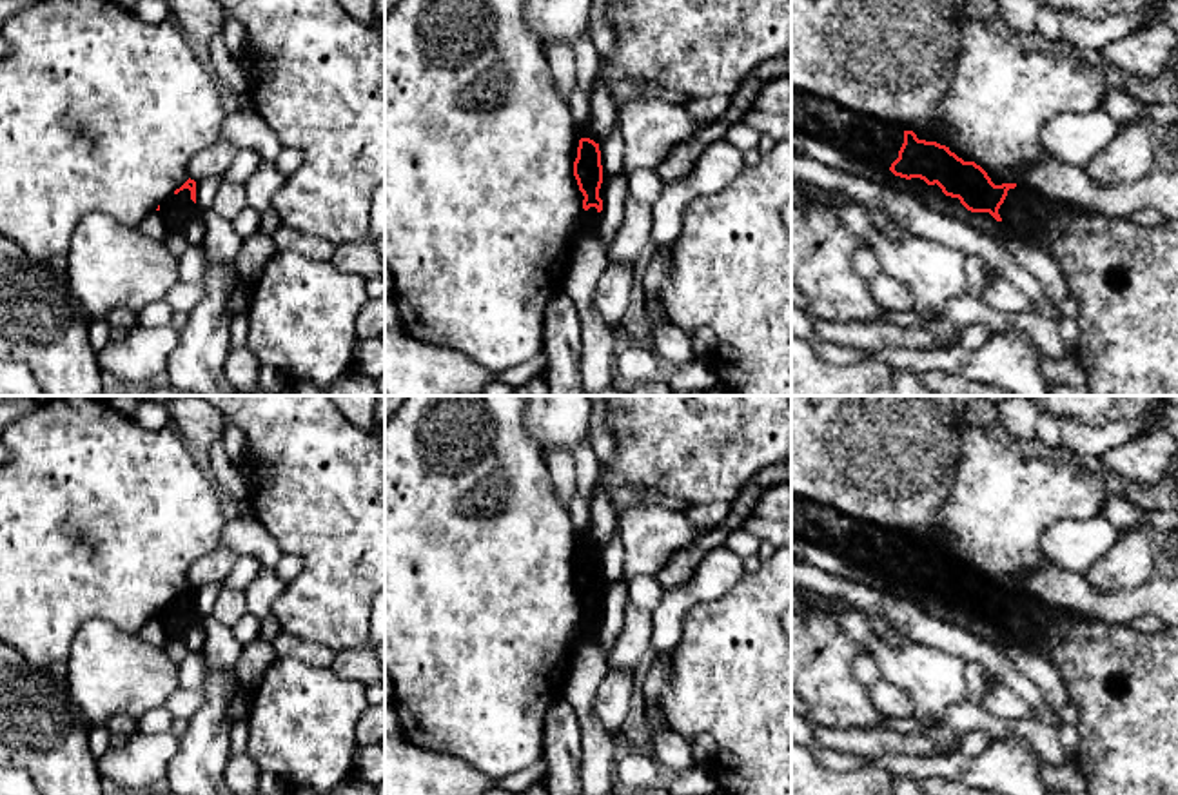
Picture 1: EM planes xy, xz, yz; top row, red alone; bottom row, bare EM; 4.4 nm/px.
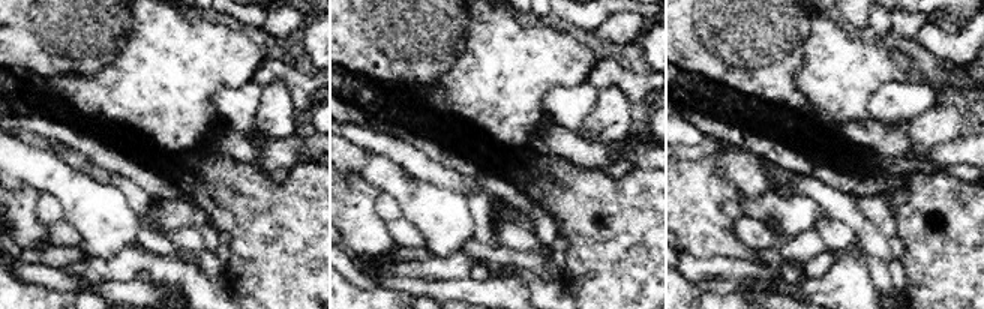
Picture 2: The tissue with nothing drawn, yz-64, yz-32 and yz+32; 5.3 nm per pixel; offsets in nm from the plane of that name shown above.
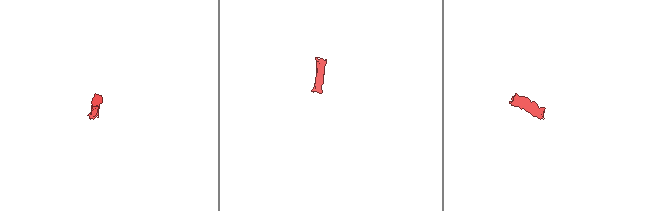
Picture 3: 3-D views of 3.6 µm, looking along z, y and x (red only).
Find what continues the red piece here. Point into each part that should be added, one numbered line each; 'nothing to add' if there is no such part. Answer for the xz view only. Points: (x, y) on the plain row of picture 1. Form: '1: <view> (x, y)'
1: xz (590, 627)

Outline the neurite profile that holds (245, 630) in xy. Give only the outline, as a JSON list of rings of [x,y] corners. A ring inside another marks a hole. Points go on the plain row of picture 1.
[[[243,613],[241,619],[232,626],[236,641],[243,646],[252,643],[260,635],[260,619],[252,613]]]

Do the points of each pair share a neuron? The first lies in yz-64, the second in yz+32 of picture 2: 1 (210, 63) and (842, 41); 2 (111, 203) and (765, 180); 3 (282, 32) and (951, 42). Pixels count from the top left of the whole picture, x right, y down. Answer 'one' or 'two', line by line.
1: one
2: two
3: one

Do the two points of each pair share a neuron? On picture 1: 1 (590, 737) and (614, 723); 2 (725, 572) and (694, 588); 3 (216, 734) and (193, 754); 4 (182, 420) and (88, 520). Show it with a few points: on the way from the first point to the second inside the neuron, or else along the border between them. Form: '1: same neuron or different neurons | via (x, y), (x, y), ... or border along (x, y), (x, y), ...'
1: different neurons | border along (599, 687), (594, 697), (596, 719), (618, 739)
2: same neuron | via (717, 574), (701, 588)
3: same neuron | via (211, 737), (198, 750)
4: different neurons | border along (171, 423), (195, 451)

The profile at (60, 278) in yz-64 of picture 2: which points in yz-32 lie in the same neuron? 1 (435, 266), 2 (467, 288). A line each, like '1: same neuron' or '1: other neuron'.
1: other neuron
2: same neuron

